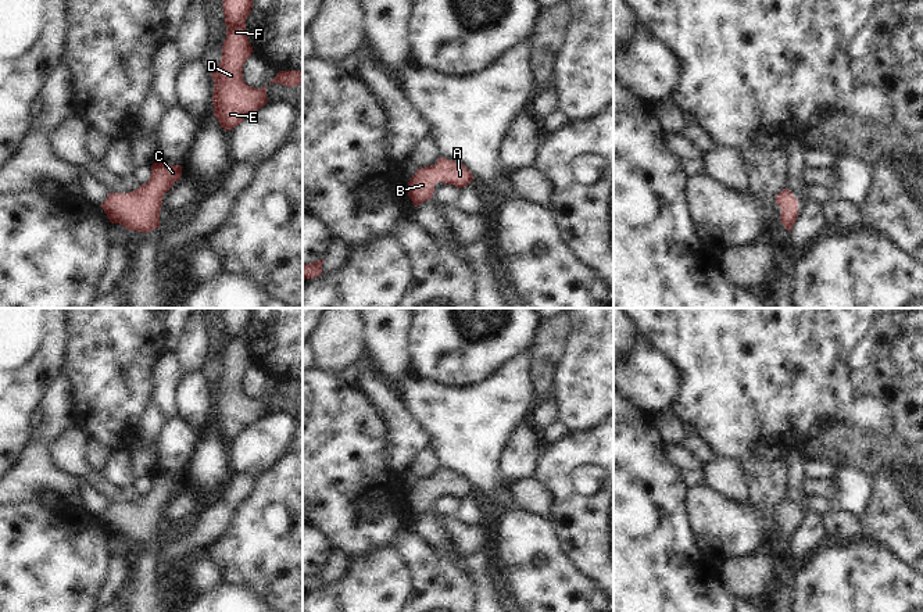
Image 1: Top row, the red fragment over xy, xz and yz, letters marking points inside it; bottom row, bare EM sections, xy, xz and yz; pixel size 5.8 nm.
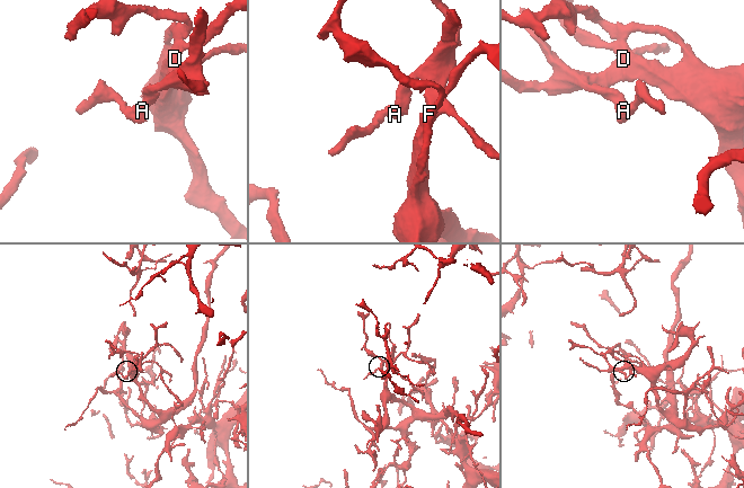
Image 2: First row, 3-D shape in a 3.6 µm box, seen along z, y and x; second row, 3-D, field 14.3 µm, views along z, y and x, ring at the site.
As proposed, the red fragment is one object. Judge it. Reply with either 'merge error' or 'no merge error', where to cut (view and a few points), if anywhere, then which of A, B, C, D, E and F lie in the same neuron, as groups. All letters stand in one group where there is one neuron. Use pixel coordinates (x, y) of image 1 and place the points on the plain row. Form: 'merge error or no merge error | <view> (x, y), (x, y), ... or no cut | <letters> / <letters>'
no merge error | no cut | A B C D E F

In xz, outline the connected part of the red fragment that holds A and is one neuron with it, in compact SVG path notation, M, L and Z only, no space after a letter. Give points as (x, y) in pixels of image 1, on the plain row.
M440 468L434 476L418 479L408 493L408 507L412 515L418 518L432 509L437 493L461 500L472 491L473 486L465 476Z

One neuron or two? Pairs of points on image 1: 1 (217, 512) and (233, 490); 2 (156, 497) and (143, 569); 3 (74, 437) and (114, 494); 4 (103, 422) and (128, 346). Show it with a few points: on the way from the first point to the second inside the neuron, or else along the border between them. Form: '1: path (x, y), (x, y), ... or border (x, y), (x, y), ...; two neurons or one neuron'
1: path (222, 507), (231, 496); one neuron
2: path (149, 515), (149, 551); one neuron
3: path (74, 453), (74, 460), (99, 483); one neuron
4: path (108, 403), (110, 365); one neuron

